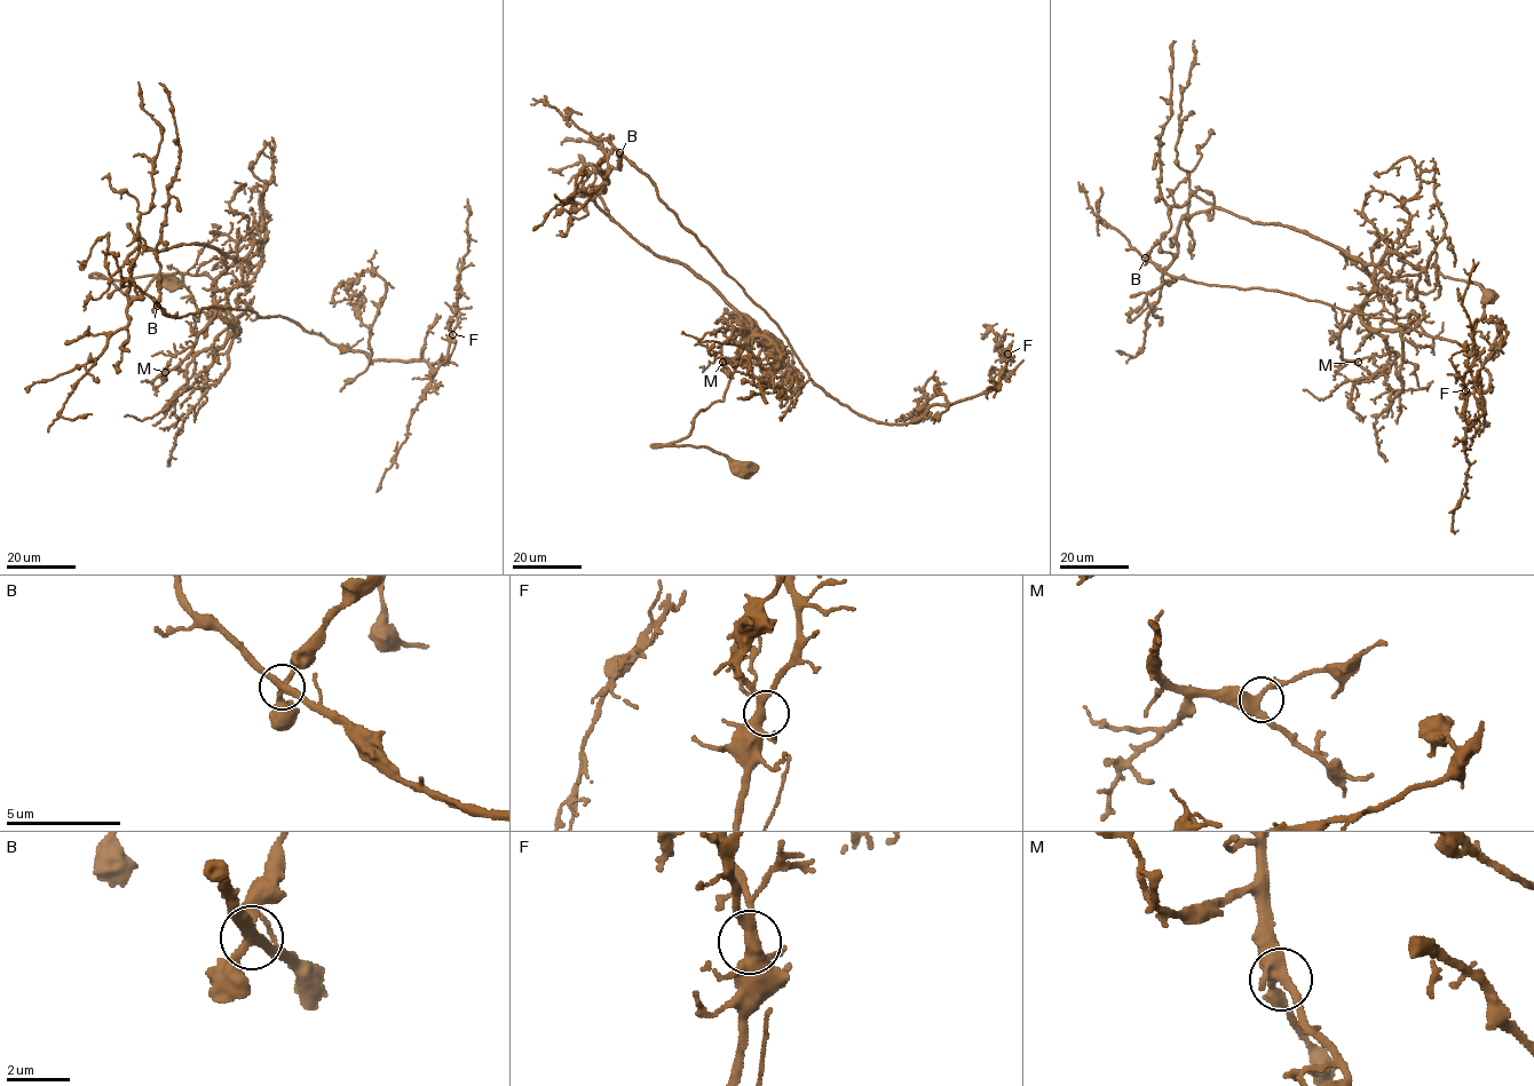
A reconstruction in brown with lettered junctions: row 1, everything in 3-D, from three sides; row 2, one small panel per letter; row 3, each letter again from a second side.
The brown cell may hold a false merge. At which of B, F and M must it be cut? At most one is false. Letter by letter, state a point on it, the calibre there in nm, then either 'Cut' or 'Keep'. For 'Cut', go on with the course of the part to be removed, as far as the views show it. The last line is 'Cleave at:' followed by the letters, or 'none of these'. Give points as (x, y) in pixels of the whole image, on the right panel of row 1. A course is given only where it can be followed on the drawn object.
B: Place: (1145, 258). Thickness 320 nm. Cut. Course of the part to remove: (1145, 259), (1463, 346), (1491, 380), (1486, 414), (1469, 423), (1473, 259)
F: Place: (1465, 390). Thickness 320 nm. Keep
M: Place: (1358, 362). Thickness 380 nm. Keep
Cleave at: B

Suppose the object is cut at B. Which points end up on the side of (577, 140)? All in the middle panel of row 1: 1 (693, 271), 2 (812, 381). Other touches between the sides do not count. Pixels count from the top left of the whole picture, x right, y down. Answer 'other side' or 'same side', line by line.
1: same side
2: other side

